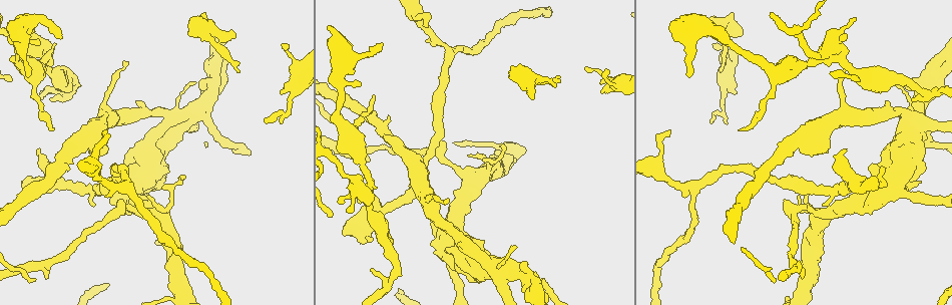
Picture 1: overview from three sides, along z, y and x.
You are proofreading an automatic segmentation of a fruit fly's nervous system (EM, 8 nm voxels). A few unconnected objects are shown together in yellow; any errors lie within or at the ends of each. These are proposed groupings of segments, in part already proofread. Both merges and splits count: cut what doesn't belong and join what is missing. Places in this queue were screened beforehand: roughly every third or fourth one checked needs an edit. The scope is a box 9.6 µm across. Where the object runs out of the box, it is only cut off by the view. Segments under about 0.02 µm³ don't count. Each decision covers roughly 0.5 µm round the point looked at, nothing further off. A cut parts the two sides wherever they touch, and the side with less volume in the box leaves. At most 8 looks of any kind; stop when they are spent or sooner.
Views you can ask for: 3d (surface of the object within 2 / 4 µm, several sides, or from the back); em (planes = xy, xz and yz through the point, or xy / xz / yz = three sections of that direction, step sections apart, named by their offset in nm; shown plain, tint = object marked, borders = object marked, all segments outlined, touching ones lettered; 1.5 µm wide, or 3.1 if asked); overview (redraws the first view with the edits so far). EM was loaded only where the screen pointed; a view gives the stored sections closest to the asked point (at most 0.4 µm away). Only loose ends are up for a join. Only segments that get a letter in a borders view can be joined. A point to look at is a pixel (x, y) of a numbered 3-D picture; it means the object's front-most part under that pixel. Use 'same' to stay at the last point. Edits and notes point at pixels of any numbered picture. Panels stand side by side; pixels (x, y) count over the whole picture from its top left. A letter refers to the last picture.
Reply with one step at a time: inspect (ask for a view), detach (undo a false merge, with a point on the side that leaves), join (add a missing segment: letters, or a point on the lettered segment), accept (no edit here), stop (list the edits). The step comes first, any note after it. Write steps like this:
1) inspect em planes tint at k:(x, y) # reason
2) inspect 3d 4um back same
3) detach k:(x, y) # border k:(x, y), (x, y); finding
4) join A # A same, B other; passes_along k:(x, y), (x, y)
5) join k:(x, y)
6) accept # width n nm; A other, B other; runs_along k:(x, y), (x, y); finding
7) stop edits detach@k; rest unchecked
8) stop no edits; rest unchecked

inspect em xy step 4 borders at 1:(344, 234) # stops while still wide

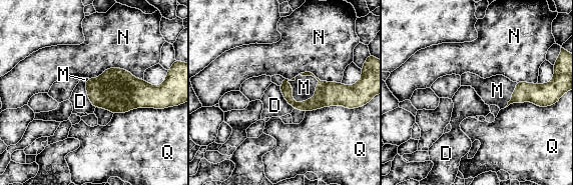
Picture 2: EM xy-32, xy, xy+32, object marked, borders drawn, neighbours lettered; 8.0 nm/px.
join M # longest_contact N 440 nm; D other, M same, N other, Q other; passes_along 2:(327, 93), (303, 75), (304, 87); the cell continues

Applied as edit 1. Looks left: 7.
inspect em planes borders at 1:(743, 31) # branch stops here

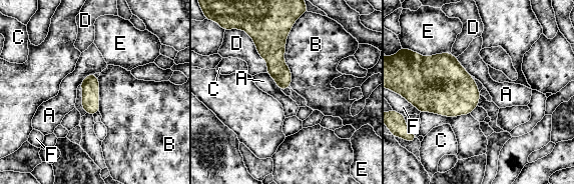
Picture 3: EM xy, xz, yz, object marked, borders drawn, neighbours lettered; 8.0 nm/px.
accept # longest_contact B 480 nm; A other, B other, C other, D other, E other, F other; no lettered segment goes on from it

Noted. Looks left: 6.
inspect 3d 4um back at 1:(284, 92) # an open end

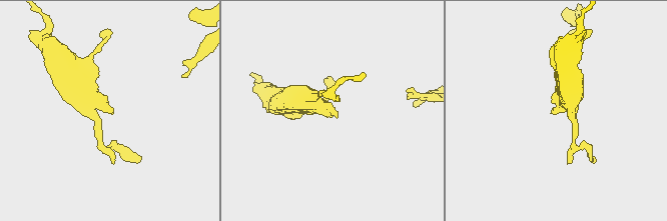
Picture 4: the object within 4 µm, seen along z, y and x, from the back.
inspect em planes tint at 4:(112, 114)

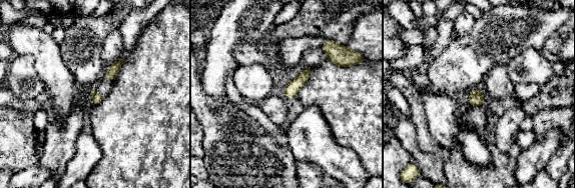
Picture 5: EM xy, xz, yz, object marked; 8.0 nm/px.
inspect em planes borders same # what lies round it

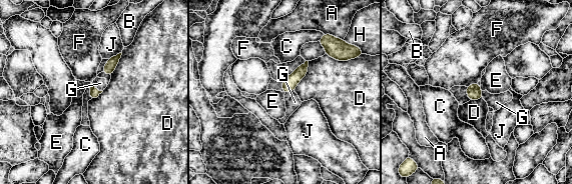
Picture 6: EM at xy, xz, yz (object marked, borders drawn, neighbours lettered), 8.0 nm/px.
join G # A other, B other, C other, D other, E other, F other, G same, H other, J other; it goes on there

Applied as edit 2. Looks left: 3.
stop edits join@2, join@6; rest unchecked

